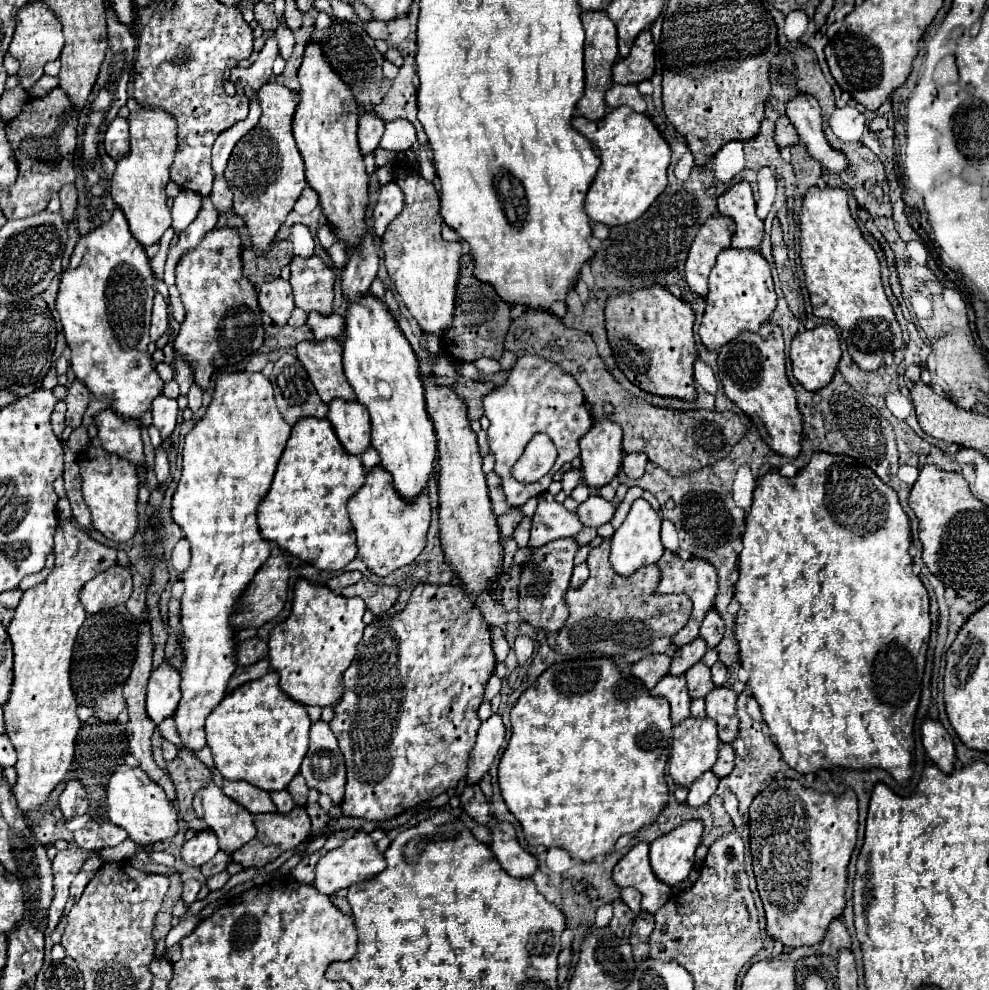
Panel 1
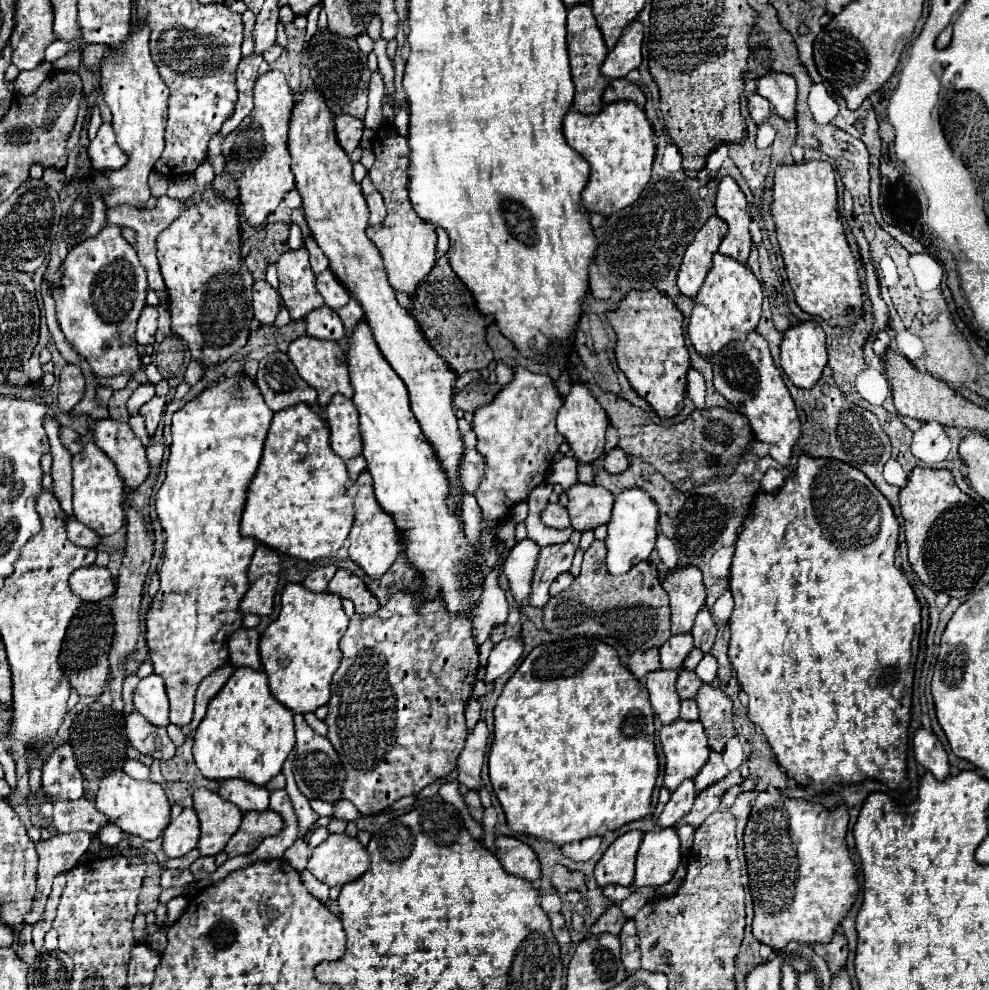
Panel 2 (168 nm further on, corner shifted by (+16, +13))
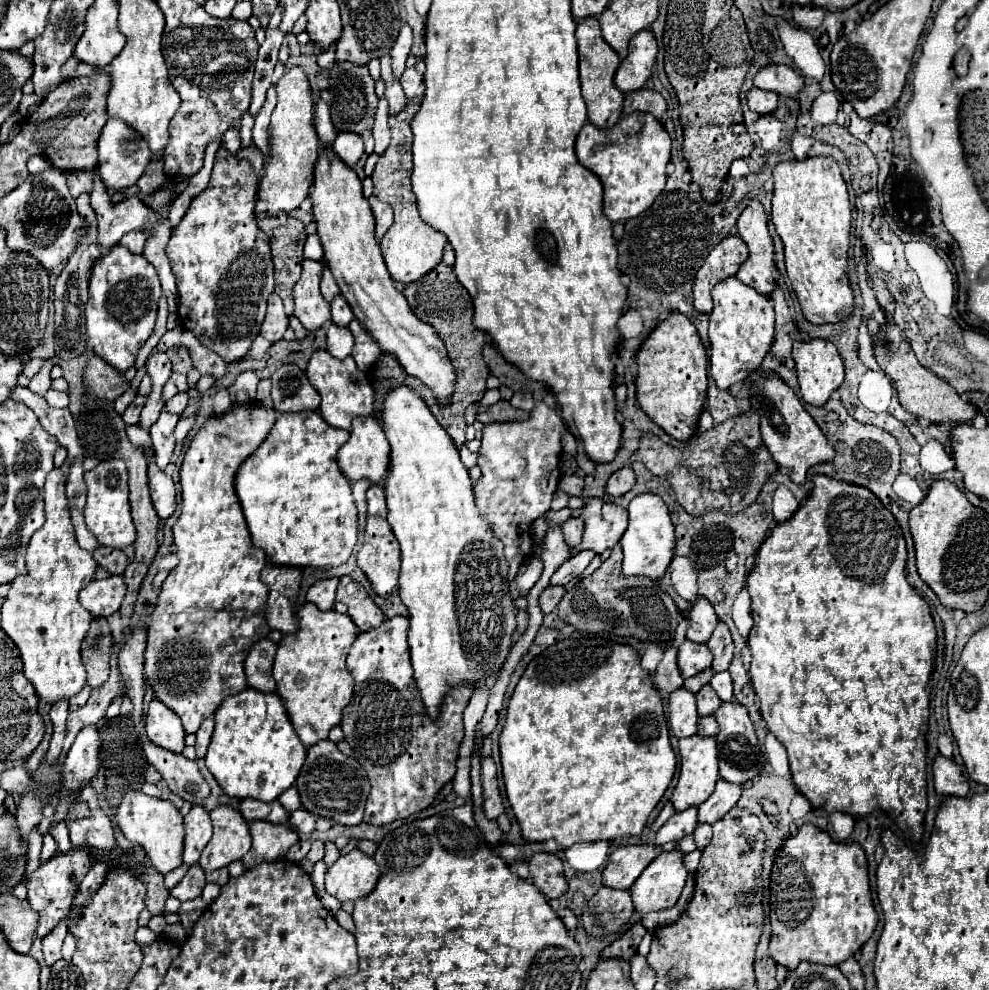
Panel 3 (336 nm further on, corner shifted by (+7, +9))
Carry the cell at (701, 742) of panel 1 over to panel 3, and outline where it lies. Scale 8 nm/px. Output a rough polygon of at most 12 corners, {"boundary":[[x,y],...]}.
{"boundary":[[713,737],[679,741],[675,811],[699,807],[719,781]]}

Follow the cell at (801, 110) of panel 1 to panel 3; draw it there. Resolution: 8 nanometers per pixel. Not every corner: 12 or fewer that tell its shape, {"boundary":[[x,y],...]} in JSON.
{"boundary":[[769,65],[753,85],[797,97],[803,77],[789,65]]}

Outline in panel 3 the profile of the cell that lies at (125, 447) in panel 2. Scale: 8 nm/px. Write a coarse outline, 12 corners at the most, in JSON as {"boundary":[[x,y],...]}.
{"boundary":[[149,465],[153,507],[163,525],[175,513],[175,485]]}

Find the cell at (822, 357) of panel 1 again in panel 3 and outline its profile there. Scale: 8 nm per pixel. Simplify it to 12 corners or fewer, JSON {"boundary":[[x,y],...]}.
{"boundary":[[831,341],[793,345],[801,395],[821,407],[845,367]]}

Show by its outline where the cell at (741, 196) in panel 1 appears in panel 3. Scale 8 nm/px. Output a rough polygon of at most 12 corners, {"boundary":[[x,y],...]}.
{"boundary":[[759,201],[741,213],[737,233],[749,259],[737,279],[769,299],[775,249]]}

